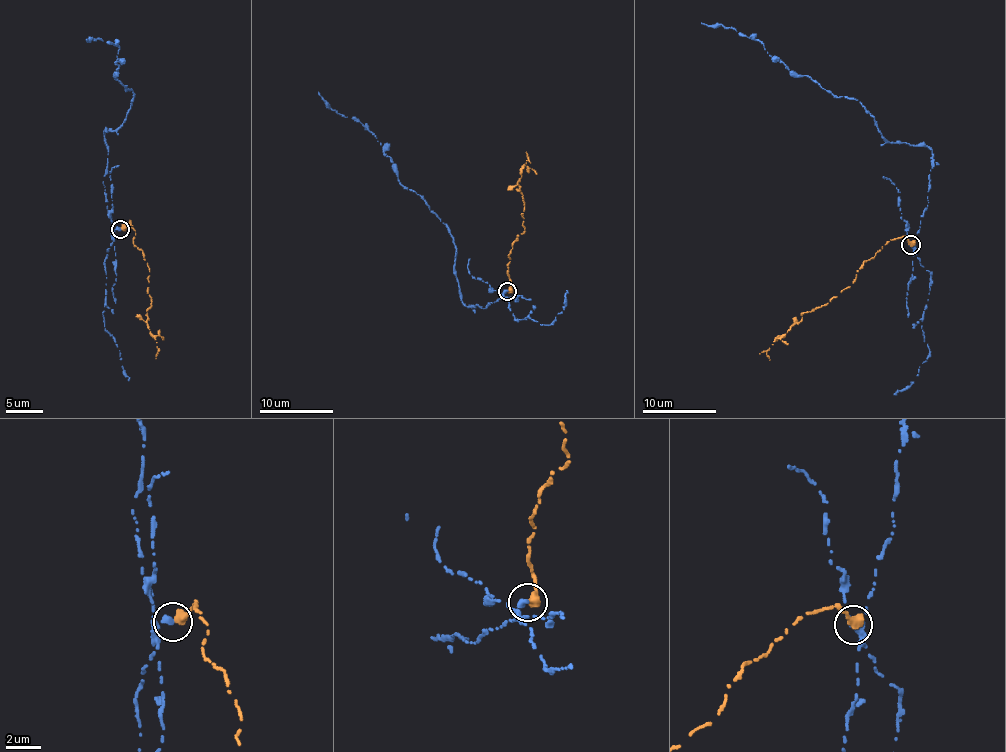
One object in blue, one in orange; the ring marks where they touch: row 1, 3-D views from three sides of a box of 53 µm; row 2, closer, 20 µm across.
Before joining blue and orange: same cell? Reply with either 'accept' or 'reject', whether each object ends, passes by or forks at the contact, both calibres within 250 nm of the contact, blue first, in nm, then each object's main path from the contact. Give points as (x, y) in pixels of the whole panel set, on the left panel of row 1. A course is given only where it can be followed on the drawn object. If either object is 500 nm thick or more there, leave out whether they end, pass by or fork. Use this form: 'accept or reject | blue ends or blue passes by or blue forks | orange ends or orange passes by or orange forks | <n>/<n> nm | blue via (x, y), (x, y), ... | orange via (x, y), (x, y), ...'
reject | 240/500 nm | blue via (119, 230), (111, 229), (104, 187), (103, 131), (124, 122), (134, 95), (114, 76), (116, 45), (86, 39) | orange via (121, 230), (130, 221), (133, 243), (150, 272), (147, 293), (152, 300), (145, 311), (158, 351), (155, 358)

